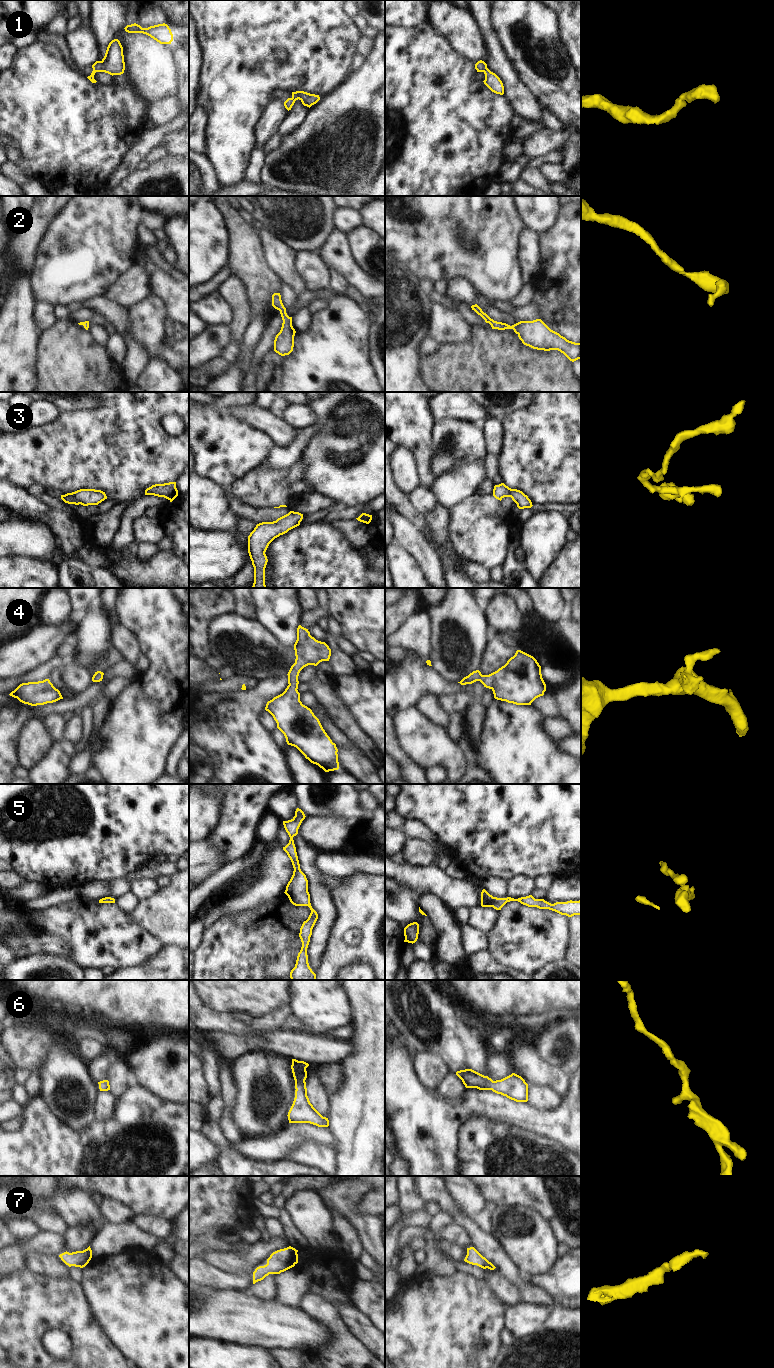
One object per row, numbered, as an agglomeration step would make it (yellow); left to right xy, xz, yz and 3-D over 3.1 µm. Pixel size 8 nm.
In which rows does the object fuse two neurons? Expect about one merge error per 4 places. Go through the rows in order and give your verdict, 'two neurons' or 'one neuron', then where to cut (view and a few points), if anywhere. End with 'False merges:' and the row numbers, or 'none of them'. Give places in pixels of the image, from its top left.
1: one neuron | no cut
2: one neuron | no cut
3: one neuron | no cut
4: one neuron | no cut
5: one neuron | no cut
6: one neuron | no cut
7: one neuron | no cut
False merges: none of them

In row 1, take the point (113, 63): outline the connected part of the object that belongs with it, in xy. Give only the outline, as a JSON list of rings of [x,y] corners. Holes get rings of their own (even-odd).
[[[118,39],[112,40],[106,50],[105,56],[101,61],[96,61],[92,65],[93,71],[87,78],[96,83],[94,75],[96,72],[105,72],[110,75],[121,75],[125,70],[123,47]]]

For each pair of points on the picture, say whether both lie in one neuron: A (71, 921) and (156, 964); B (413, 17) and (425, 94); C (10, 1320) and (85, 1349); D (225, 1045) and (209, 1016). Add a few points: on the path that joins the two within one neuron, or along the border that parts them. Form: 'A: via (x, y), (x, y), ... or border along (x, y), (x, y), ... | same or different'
A: border along (162, 945), (144, 961), (134, 966), (126, 967) | different
B: border along (426, 21), (415, 27), (395, 28) | different
C: via (31, 1317), (62, 1317), (73, 1328) | same
D: border along (204, 1030), (227, 1031), (240, 1036) | different

